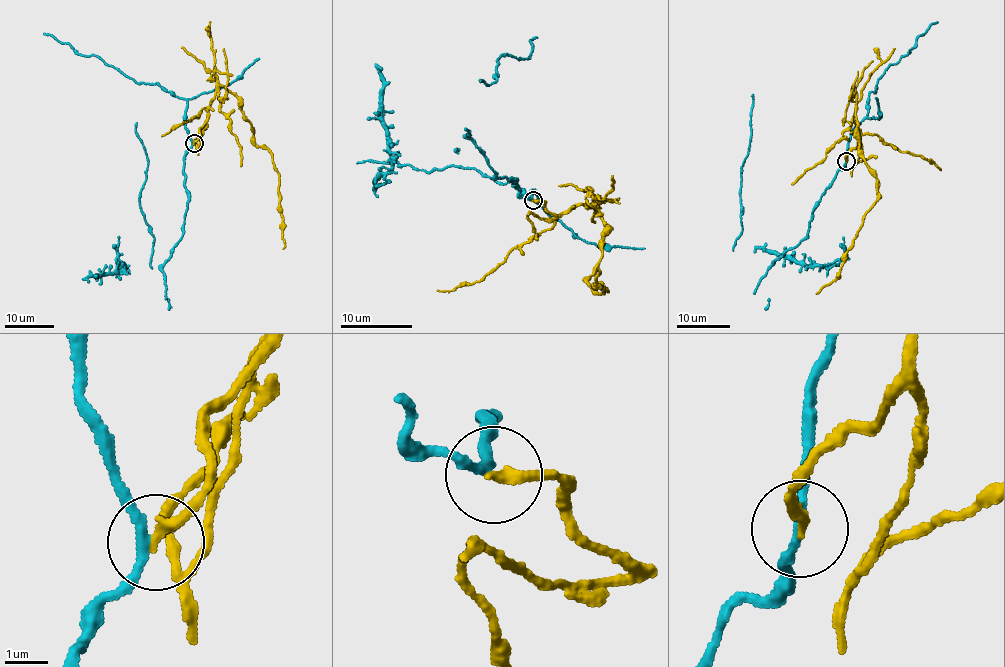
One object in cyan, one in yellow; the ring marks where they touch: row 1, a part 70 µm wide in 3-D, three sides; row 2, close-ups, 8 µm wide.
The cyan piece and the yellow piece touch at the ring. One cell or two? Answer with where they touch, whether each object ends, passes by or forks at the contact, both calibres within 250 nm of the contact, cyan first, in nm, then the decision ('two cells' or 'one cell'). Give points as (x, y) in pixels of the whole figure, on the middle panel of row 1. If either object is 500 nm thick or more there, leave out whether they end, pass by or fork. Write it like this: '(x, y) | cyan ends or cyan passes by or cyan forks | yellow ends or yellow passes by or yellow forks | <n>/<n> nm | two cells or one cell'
(533, 200) | cyan passes by | yellow ends | 190/260 nm | two cells

